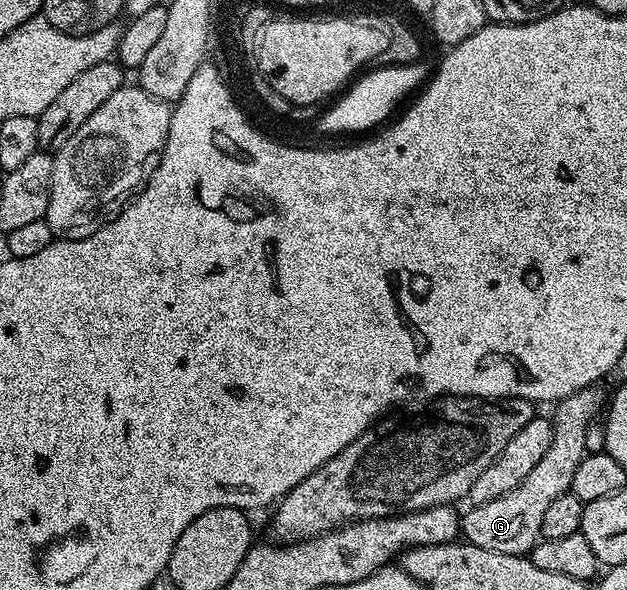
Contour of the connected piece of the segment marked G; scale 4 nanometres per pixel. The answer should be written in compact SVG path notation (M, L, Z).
M597 385L584 388L572 396L563 398L553 407L552 444L548 444L548 452L536 463L536 468L512 488L500 500L488 500L483 506L471 505L467 514L460 518L460 534L465 541L476 548L484 548L488 552L504 552L505 554L529 555L534 549L535 542L540 538L540 523L544 517L544 511L552 505L556 496L564 496L570 493L572 476L576 473L576 467L587 453L585 448L585 436L592 427L594 417L599 414L604 406L602 394Z

